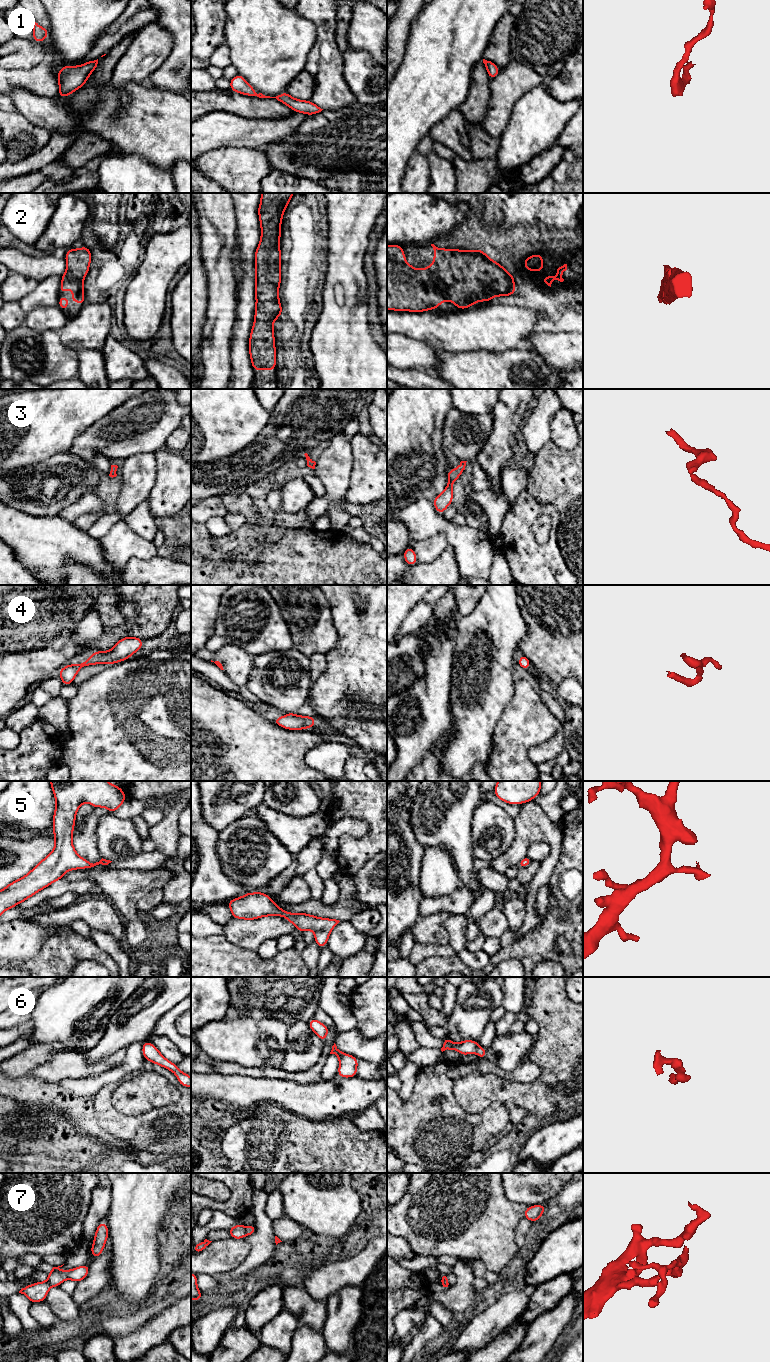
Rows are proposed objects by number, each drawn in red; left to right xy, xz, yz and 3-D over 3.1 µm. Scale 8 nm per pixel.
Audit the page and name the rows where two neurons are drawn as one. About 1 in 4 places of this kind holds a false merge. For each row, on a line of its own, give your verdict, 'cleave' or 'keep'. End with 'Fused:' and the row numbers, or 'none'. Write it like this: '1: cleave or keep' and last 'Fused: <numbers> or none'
1: keep
2: keep
3: keep
4: keep
5: keep
6: keep
7: cleave
Fused: 7

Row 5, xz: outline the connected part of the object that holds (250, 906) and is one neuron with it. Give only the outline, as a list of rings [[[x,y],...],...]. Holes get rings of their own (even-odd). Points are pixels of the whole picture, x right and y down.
[[[263,892],[246,893],[240,898],[230,900],[227,905],[236,919],[253,920],[264,916],[285,917],[299,931],[311,929],[315,935],[315,943],[319,947],[327,946],[332,929],[340,922],[336,919],[319,918],[305,913],[287,912],[279,908],[271,897]]]

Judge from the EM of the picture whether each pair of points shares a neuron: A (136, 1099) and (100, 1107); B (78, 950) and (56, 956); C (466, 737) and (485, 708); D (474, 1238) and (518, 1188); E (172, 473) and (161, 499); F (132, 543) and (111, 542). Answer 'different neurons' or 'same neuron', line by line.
A: different neurons
B: same neuron
C: same neuron
D: different neurons
E: same neuron
F: same neuron

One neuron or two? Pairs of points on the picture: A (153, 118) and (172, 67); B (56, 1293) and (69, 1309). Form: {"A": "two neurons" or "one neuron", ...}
{"A": "two neurons", "B": "one neuron"}

